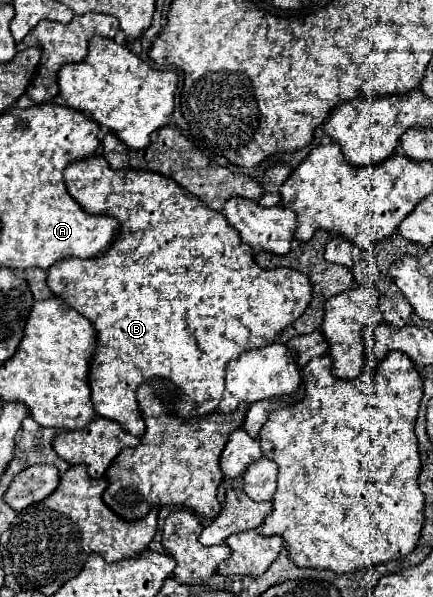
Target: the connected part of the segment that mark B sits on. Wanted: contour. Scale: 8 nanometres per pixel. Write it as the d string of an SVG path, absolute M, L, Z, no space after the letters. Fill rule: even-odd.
M91 155L87 159L77 159L73 163L69 163L65 167L65 183L69 189L69 195L81 203L81 207L89 213L95 215L111 215L117 217L121 223L121 237L117 237L115 245L111 245L111 249L99 257L91 259L80 259L77 257L67 257L57 261L55 265L51 265L47 269L47 285L49 289L61 297L69 307L73 307L75 311L79 311L81 315L85 315L93 327L97 329L97 351L95 357L91 361L91 371L89 371L89 385L91 385L91 403L97 411L97 415L105 417L105 419L113 419L117 423L123 425L123 429L127 429L131 435L135 437L143 437L145 433L145 421L137 409L137 399L135 399L135 391L143 381L149 381L153 377L165 377L169 379L177 389L179 395L183 399L175 399L175 403L171 403L173 411L179 417L197 417L197 415L207 415L211 411L217 411L219 401L221 401L221 393L223 393L223 385L225 385L225 367L231 359L239 357L239 353L265 345L265 341L273 341L291 321L295 321L311 303L313 299L313 287L311 281L305 273L299 273L295 269L289 267L275 267L275 269L261 269L255 263L255 255L253 249L241 241L239 233L235 233L235 229L231 229L231 225L227 225L227 219L223 217L223 213L209 209L201 199L197 199L195 195L191 195L189 191L185 191L181 185L177 185L171 177L153 173L153 171L137 171L137 169L111 169L109 163L101 157L101 155Z

